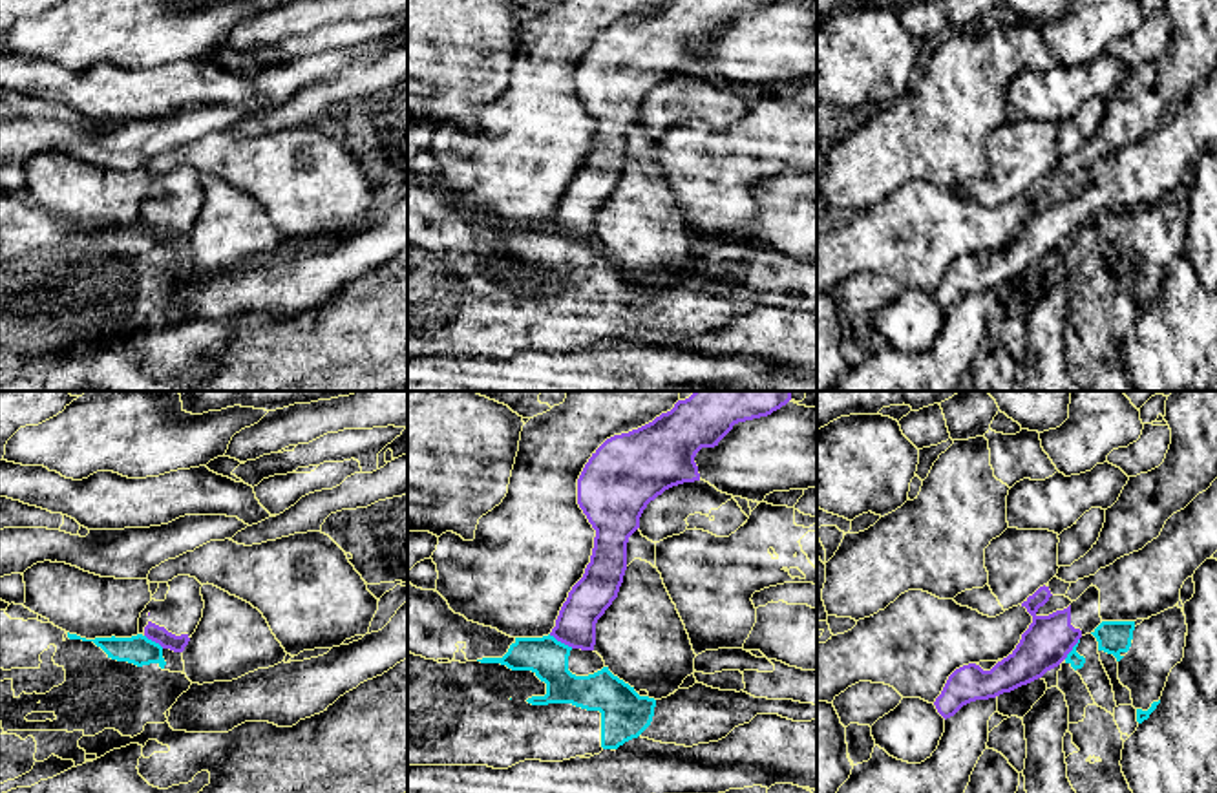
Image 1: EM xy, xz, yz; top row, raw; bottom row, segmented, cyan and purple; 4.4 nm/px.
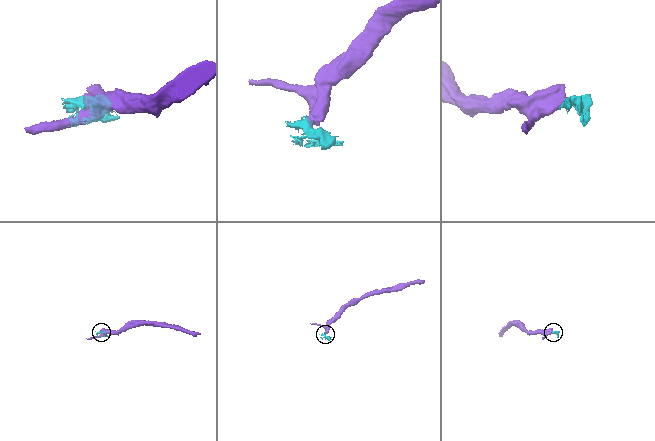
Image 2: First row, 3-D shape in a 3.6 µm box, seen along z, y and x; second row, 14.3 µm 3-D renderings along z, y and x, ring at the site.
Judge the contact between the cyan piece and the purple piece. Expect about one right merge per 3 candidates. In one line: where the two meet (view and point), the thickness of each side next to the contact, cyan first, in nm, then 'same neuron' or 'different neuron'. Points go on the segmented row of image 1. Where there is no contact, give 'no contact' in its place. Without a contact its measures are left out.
xz (560, 642) | 180/180 nm | different neuron

